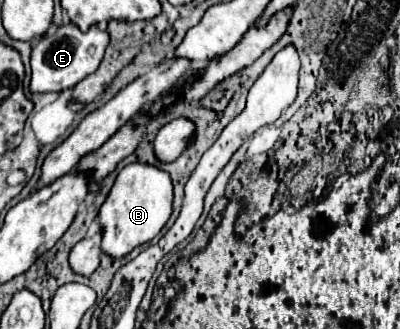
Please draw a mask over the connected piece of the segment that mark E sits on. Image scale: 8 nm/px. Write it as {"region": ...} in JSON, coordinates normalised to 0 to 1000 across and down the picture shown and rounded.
{"region":[[[180,64],[155,76],[125,76],[120,100],[85,119],[80,143],[80,283],[120,283],[120,277],[160,277],[185,264],[195,246],[235,222],[260,173],[260,155],[275,131],[270,94],[255,94],[245,76],[230,76],[220,100],[200,100]]]}

